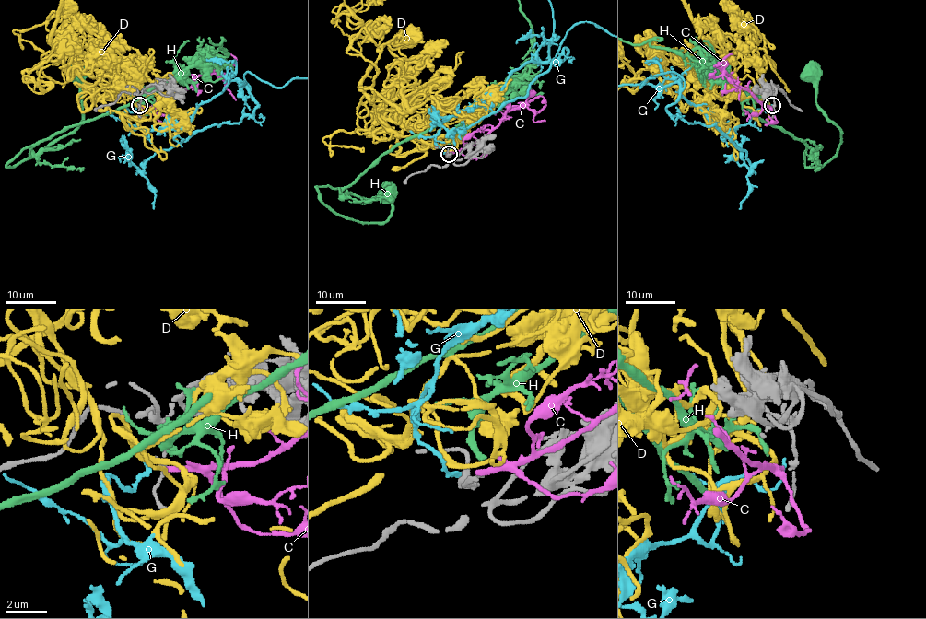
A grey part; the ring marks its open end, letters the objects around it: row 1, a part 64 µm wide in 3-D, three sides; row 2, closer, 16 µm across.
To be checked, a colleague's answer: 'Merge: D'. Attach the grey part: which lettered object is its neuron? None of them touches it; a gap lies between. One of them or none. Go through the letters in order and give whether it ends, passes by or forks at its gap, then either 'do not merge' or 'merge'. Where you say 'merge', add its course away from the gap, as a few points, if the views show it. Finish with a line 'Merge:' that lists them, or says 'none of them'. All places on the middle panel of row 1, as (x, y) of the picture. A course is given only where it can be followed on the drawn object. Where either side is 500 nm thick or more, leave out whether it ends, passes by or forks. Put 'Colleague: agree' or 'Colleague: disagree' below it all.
C: it ends | do not merge
D: it passes by | merge
G: it ends | do not merge
H: it ends | do not merge
Merge: D
Colleague: agree

